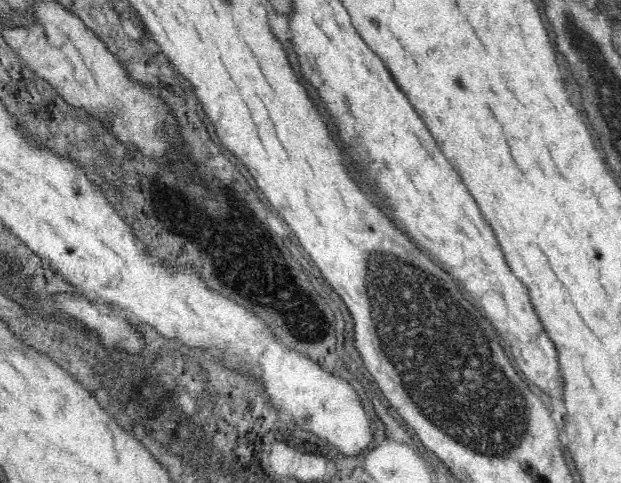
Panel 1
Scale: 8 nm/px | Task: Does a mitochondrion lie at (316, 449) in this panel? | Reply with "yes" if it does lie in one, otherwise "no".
no

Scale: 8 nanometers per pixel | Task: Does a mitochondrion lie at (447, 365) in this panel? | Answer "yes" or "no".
yes

